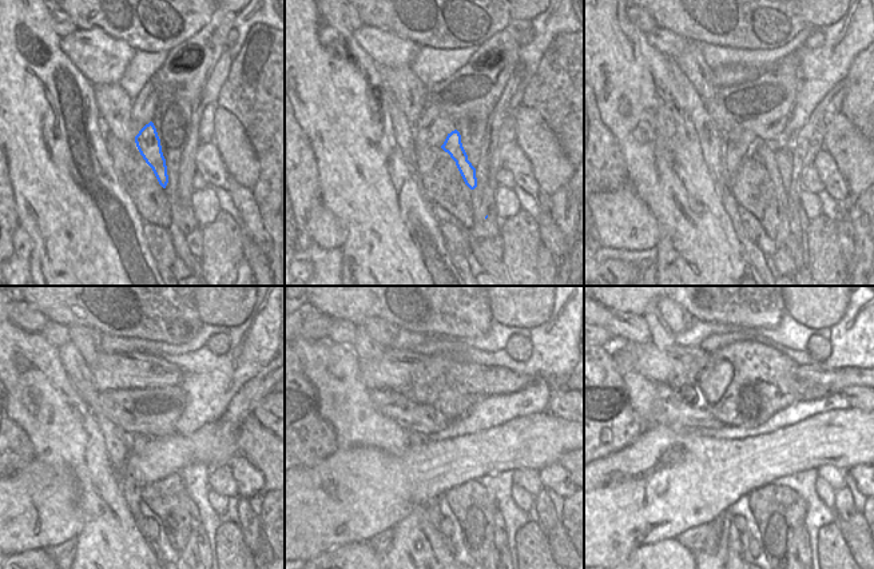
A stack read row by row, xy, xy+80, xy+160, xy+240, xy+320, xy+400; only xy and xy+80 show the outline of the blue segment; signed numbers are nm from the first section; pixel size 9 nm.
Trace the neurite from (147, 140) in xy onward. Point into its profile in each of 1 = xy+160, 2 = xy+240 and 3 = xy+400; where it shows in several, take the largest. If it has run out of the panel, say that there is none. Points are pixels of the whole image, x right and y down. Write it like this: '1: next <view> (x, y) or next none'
1: next xy+160 (766, 152)
2: next xy+240 (193, 509)
3: next xy+400 (805, 554)

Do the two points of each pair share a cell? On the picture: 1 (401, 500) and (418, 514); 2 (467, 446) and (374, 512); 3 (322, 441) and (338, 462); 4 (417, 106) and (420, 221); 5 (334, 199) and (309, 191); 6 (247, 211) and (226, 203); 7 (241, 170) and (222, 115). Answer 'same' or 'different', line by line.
1: different
2: same
3: different
4: different
5: different
6: different
7: same

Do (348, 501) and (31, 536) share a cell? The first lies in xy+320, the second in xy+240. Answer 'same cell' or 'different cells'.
same cell

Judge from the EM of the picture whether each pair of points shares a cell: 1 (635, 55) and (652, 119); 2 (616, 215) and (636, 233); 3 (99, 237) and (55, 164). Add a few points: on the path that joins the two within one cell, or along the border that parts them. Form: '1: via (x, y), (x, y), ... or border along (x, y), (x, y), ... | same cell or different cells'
1: via (635, 71), (636, 103) | same cell
2: via (622, 219), (631, 227) | same cell
3: via (82, 219), (68, 199), (63, 182) | same cell

